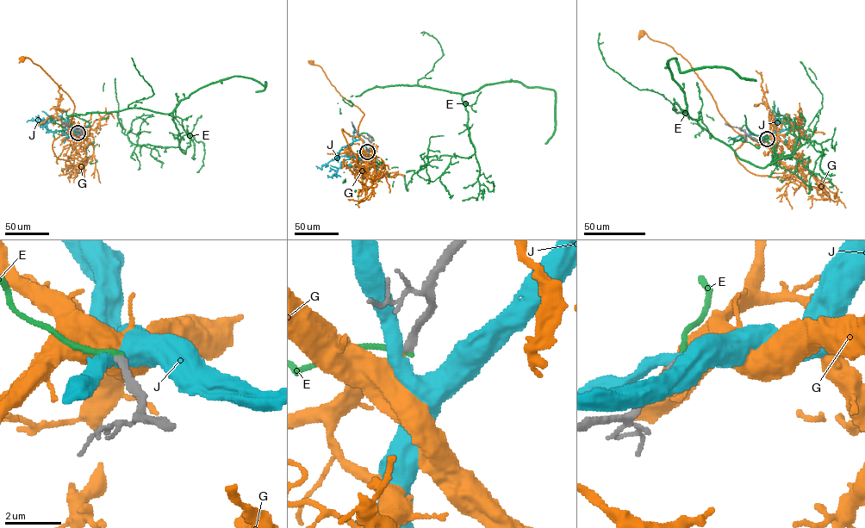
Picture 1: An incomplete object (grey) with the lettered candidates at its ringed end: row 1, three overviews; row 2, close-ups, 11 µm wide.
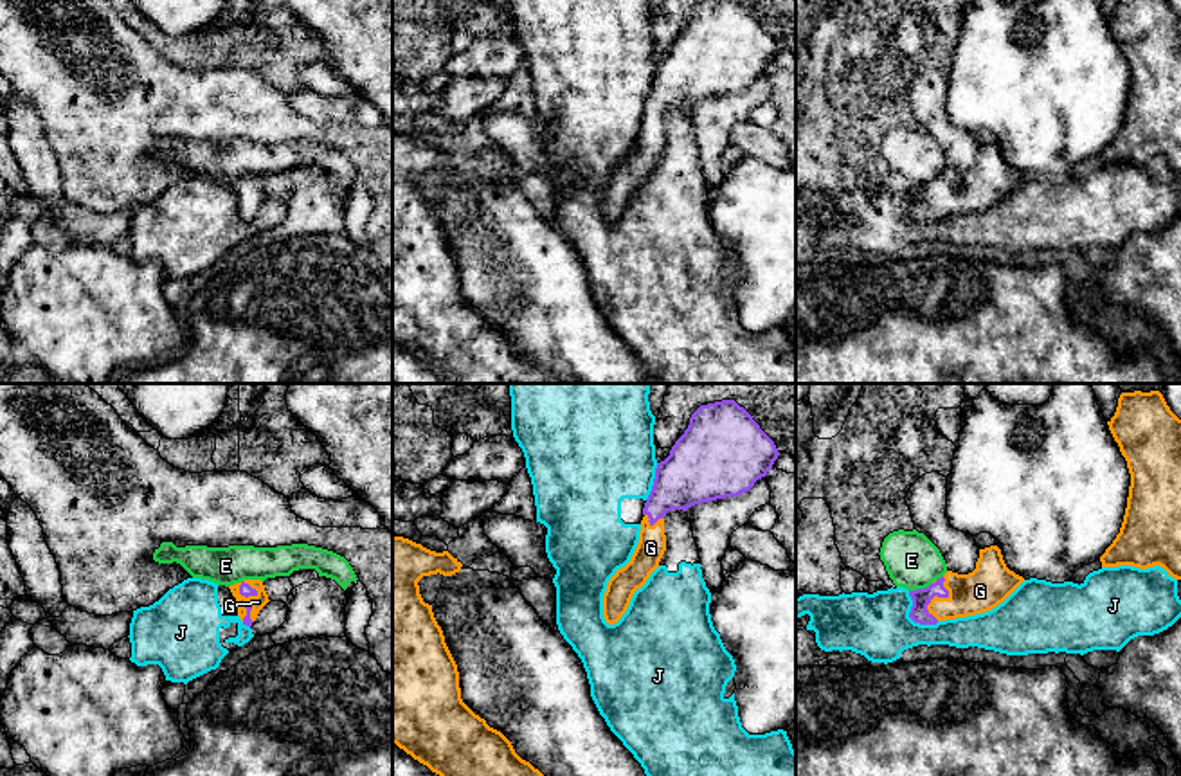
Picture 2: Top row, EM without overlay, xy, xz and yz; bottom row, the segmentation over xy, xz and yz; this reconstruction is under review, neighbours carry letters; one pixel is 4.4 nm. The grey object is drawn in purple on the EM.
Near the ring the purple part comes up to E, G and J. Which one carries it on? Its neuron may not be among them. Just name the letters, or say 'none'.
G

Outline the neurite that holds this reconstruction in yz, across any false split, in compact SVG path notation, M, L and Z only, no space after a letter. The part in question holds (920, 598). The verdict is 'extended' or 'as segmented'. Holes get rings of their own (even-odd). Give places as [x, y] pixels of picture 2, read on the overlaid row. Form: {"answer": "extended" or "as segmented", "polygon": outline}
{"answer": "extended", "polygon": "M990 546L979 549L972 573L947 571L929 587L909 591L913 600L909 618L920 625L936 625L983 614L1003 603L1023 582L1023 576L1006 567L1001 549Z"}

